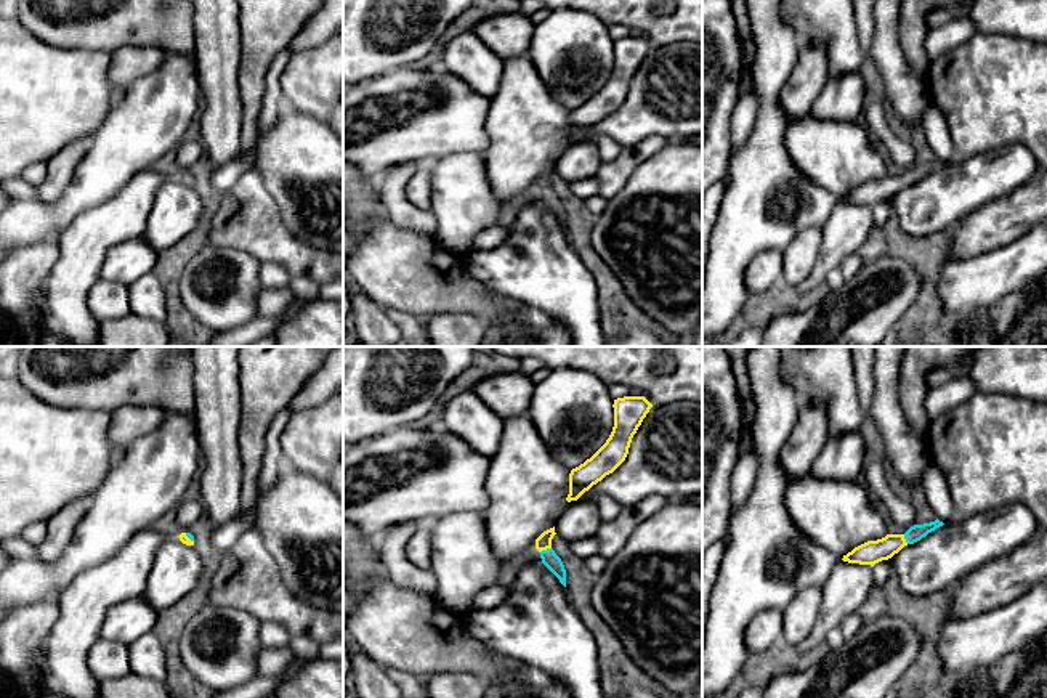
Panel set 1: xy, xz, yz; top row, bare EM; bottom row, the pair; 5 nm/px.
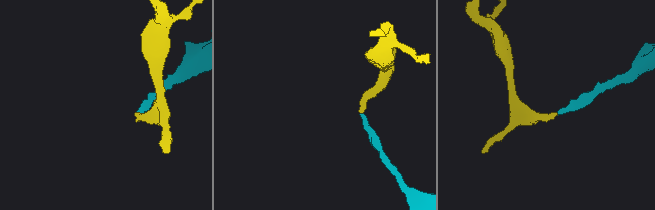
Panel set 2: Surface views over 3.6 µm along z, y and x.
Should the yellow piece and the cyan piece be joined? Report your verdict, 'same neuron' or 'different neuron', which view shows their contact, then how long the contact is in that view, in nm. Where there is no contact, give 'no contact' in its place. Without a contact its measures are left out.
same neuron | xz | 60 nm

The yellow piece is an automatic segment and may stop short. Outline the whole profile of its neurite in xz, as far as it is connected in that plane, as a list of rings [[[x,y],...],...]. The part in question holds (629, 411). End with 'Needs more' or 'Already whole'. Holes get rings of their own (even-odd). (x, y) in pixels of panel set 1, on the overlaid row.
[[[645,396],[614,400],[614,427],[606,443],[569,473],[568,502],[577,501],[593,485],[612,473],[627,457],[633,435],[653,408]]]. Already whole

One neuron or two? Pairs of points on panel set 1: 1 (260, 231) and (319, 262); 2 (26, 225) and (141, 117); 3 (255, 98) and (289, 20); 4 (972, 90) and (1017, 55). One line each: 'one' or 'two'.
1: one
2: one
3: one
4: one

